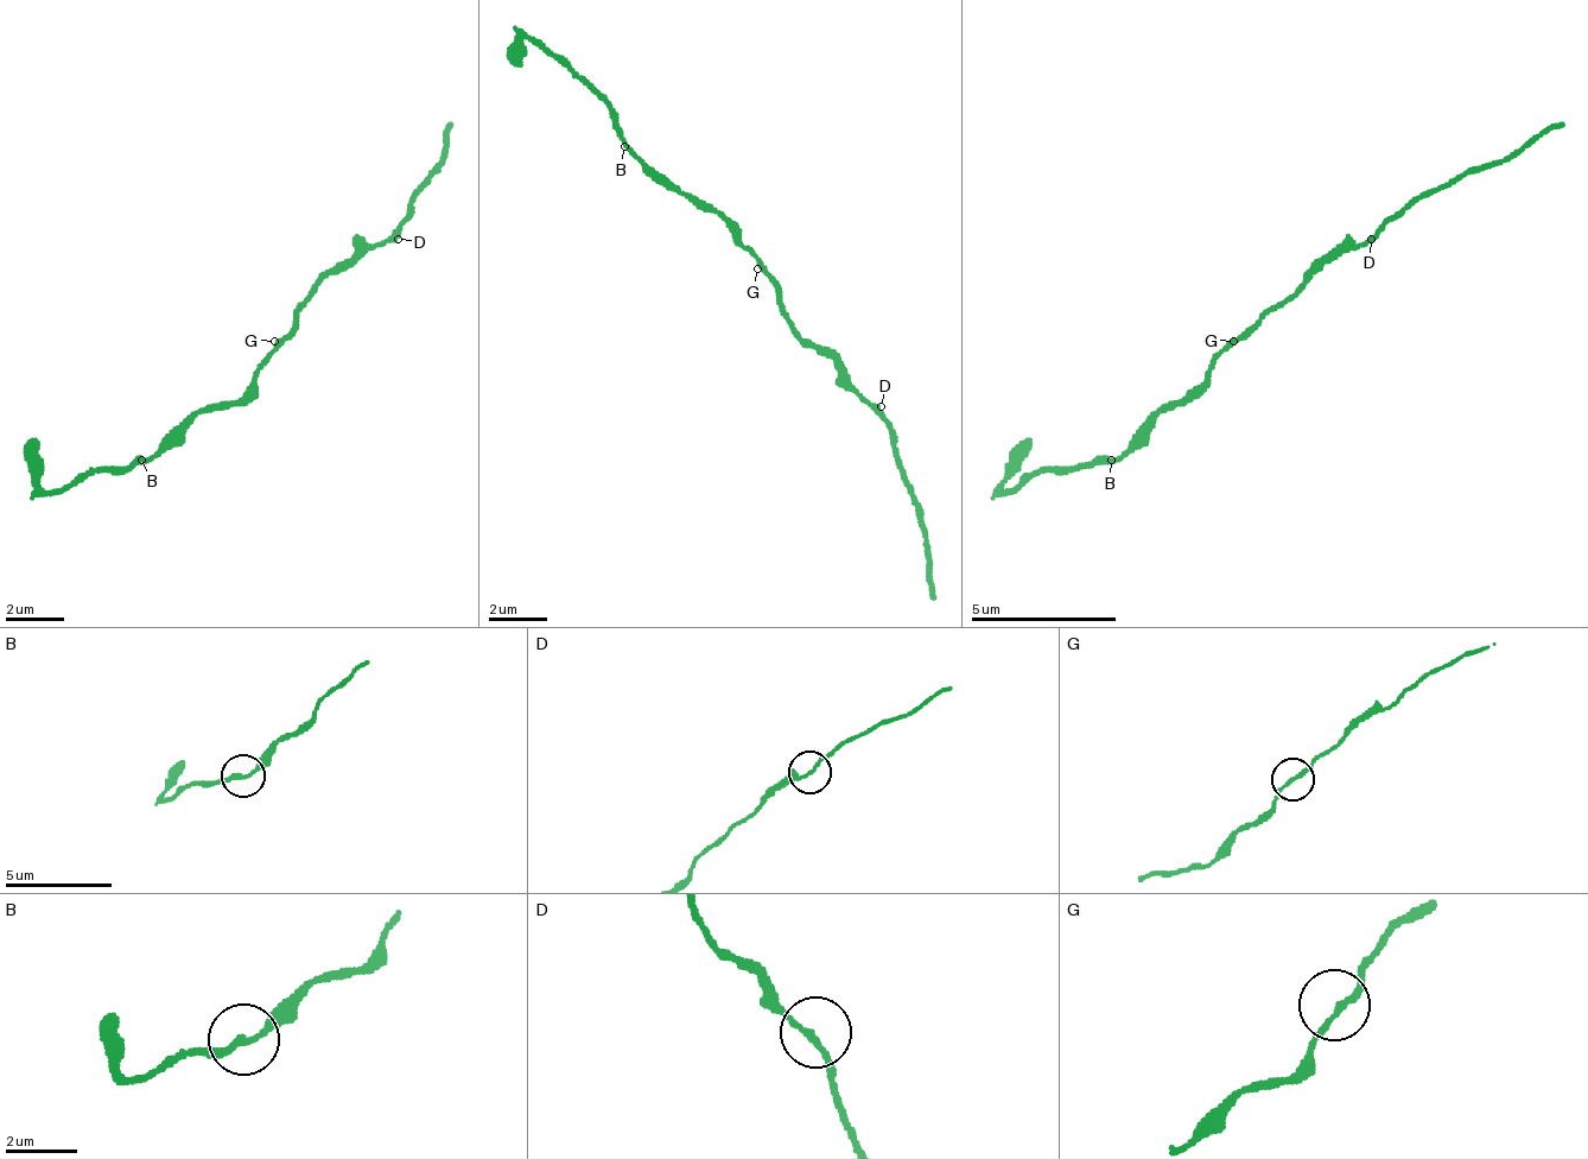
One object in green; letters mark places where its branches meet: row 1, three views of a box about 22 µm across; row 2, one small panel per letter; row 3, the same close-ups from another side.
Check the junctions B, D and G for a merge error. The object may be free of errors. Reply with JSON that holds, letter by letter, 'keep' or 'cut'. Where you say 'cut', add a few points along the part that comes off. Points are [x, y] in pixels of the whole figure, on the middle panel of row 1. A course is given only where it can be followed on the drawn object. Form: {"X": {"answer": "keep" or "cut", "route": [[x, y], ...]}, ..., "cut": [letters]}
{"B": {"answer": "cut", "route": [[626, 144], [618, 115], [582, 78], [523, 35], [516, 64]]}, "D": {"answer": "keep"}, "G": {"answer": "keep"}, "cut": ["B"]}

